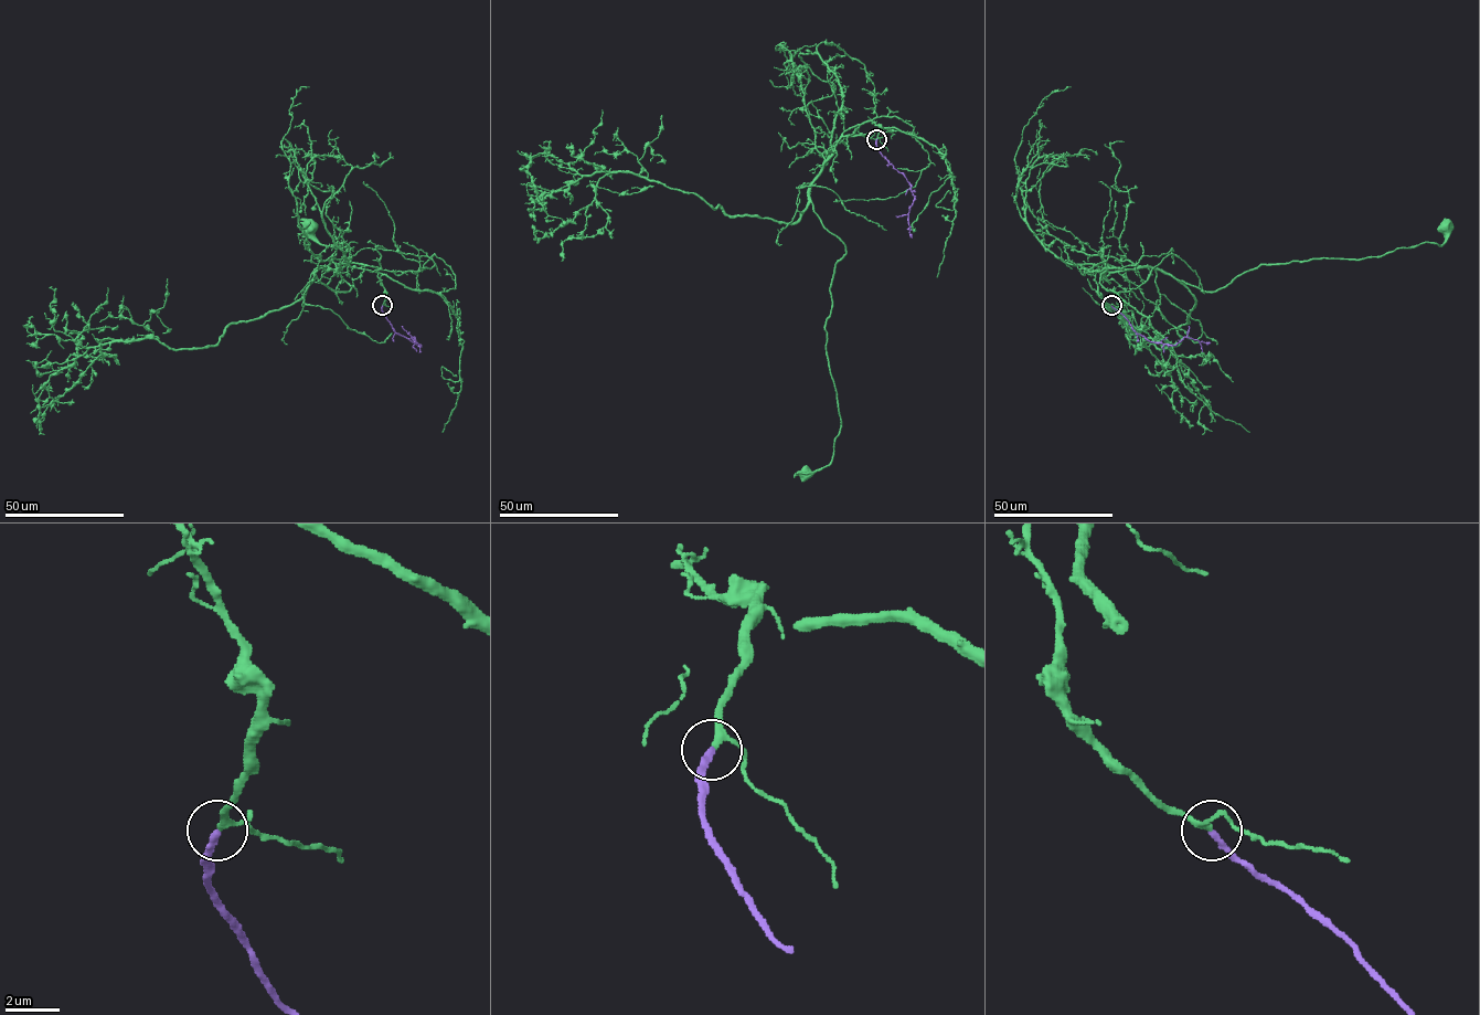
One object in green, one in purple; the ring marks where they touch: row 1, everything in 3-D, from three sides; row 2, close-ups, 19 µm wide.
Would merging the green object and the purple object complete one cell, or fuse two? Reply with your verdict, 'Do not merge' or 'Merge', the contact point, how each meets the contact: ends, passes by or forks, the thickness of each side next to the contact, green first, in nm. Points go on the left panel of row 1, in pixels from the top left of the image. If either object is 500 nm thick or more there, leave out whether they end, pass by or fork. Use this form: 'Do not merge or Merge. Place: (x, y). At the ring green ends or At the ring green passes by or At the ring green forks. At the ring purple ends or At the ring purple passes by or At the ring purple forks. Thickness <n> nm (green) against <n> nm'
Merge. Place: (382, 305). At the ring green passes by. At the ring purple ends. Thickness 190 nm (green) against 240 nm

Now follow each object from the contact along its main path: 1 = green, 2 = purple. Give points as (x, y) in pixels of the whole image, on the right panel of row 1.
1: (1111, 305), (1098, 292), (1093, 268), (1099, 263), (1156, 267), (1214, 292), (1262, 264), (1440, 245), (1445, 228)
2: (1111, 305), (1134, 330), (1151, 341), (1175, 345), (1184, 337), (1210, 342)

